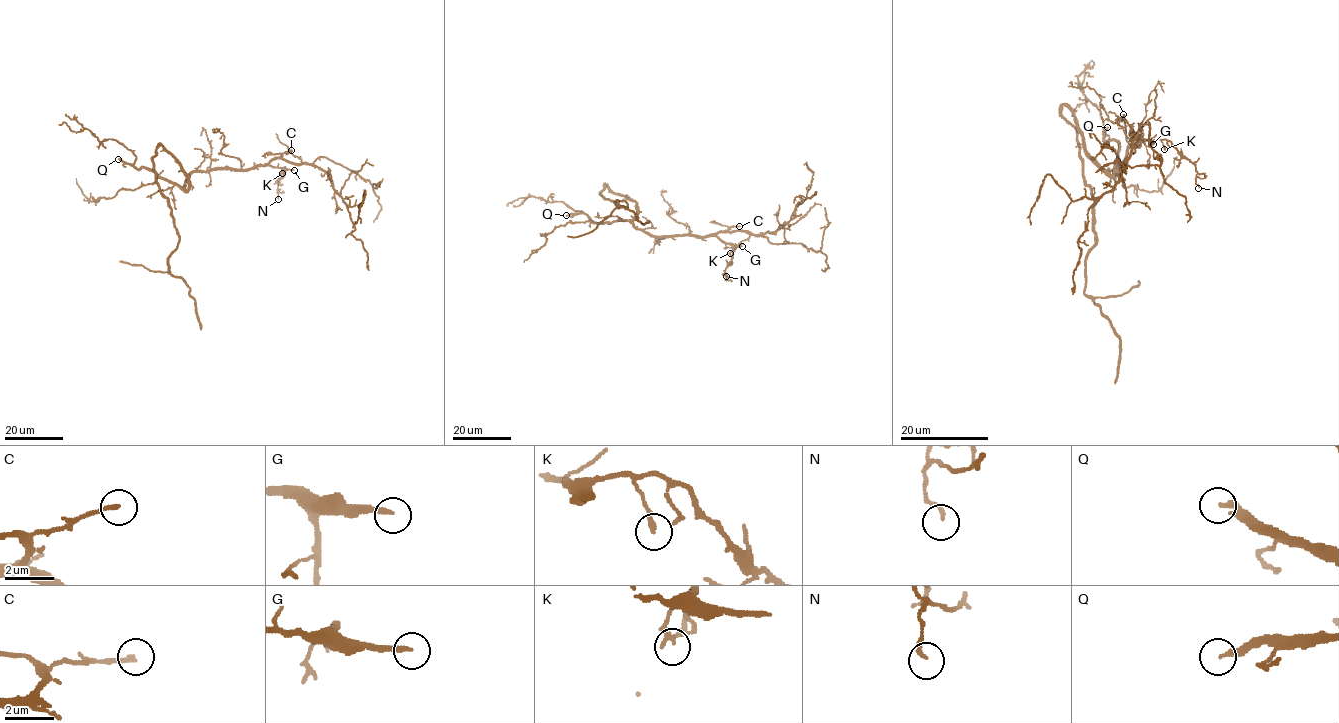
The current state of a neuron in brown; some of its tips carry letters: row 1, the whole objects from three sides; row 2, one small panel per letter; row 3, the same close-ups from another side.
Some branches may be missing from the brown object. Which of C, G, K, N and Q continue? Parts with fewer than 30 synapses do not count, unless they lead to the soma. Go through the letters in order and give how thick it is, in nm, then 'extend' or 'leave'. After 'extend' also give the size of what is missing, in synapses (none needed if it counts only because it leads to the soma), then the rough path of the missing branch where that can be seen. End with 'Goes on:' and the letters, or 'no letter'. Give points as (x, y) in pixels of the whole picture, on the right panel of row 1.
C: 160 nm | leave
G: 190 nm | extend | 100 syn | (1153, 144), (1159, 148), (1175, 149), (1181, 168), (1164, 196), (1103, 271), (1102, 356)
K: 160 nm | leave
N: 140 nm | leave
Q: 240 nm | extend | 100 syn | (1107, 127), (1102, 119), (1106, 104), (1116, 103), (1115, 92), (1112, 92), (1116, 99), (1120, 126), (1097, 148)
Goes on: G, Q

